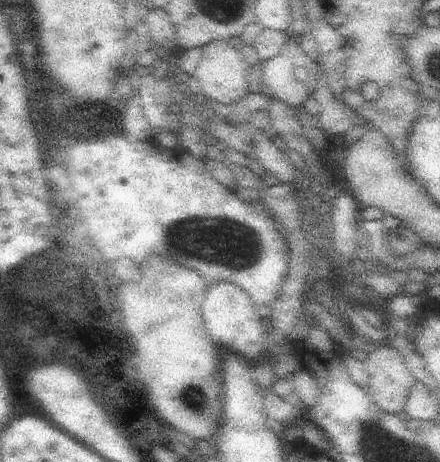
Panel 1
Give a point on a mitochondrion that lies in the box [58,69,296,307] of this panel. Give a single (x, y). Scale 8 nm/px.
(235, 244)

